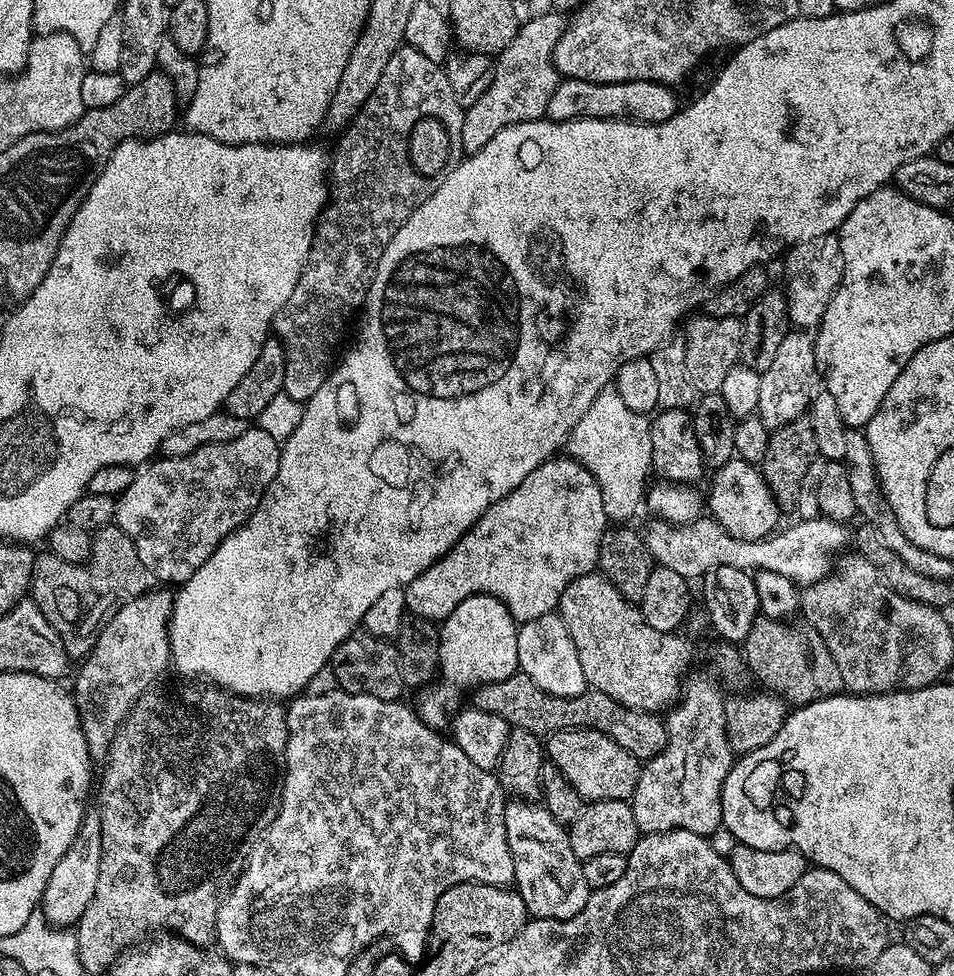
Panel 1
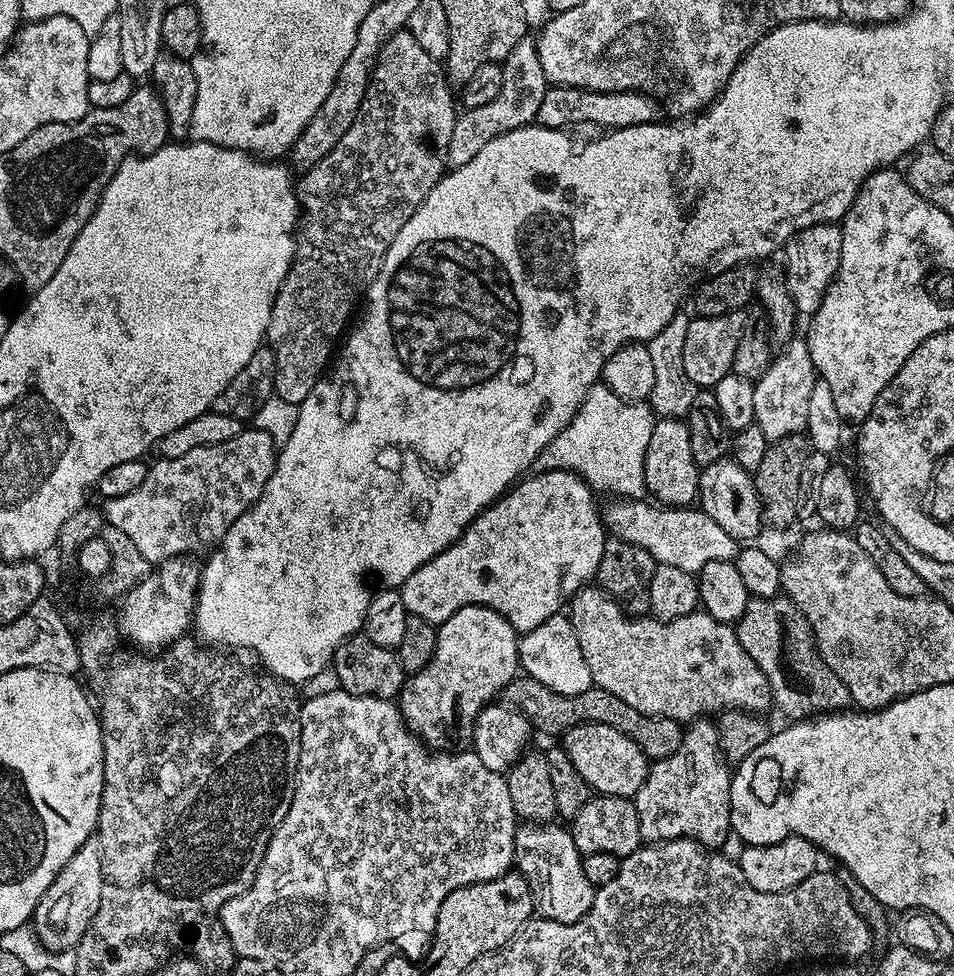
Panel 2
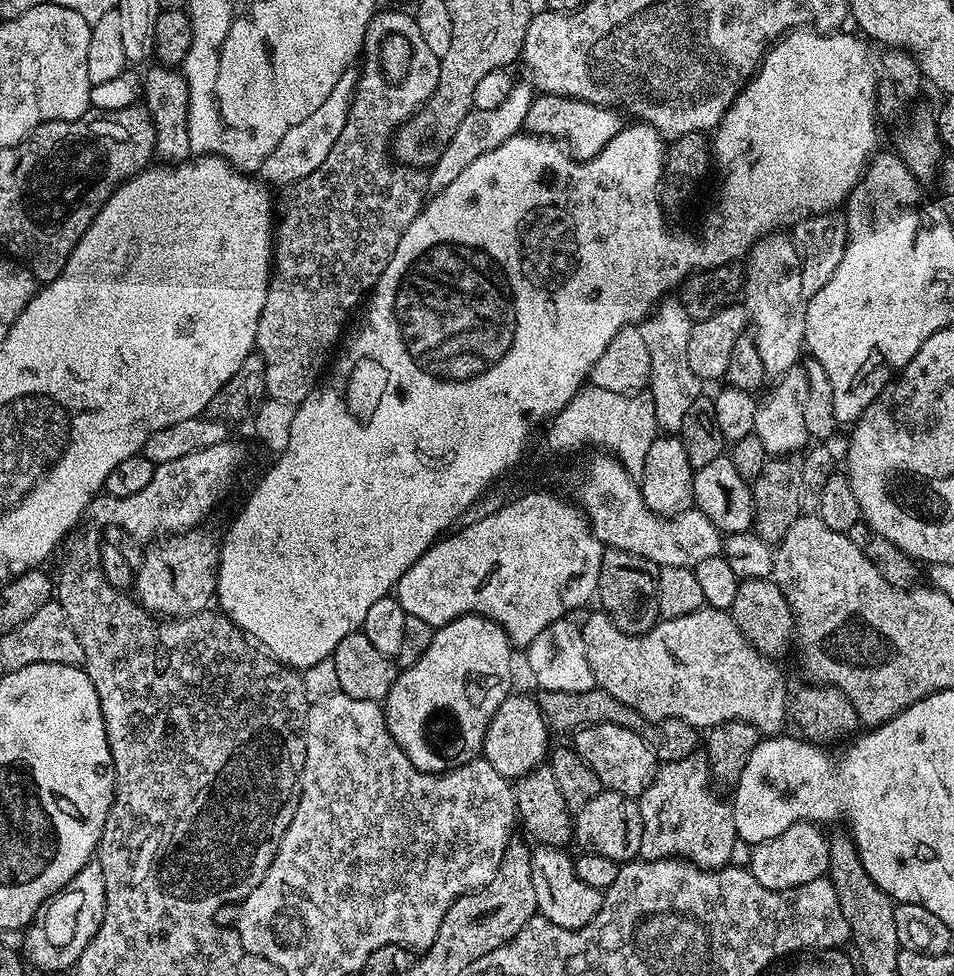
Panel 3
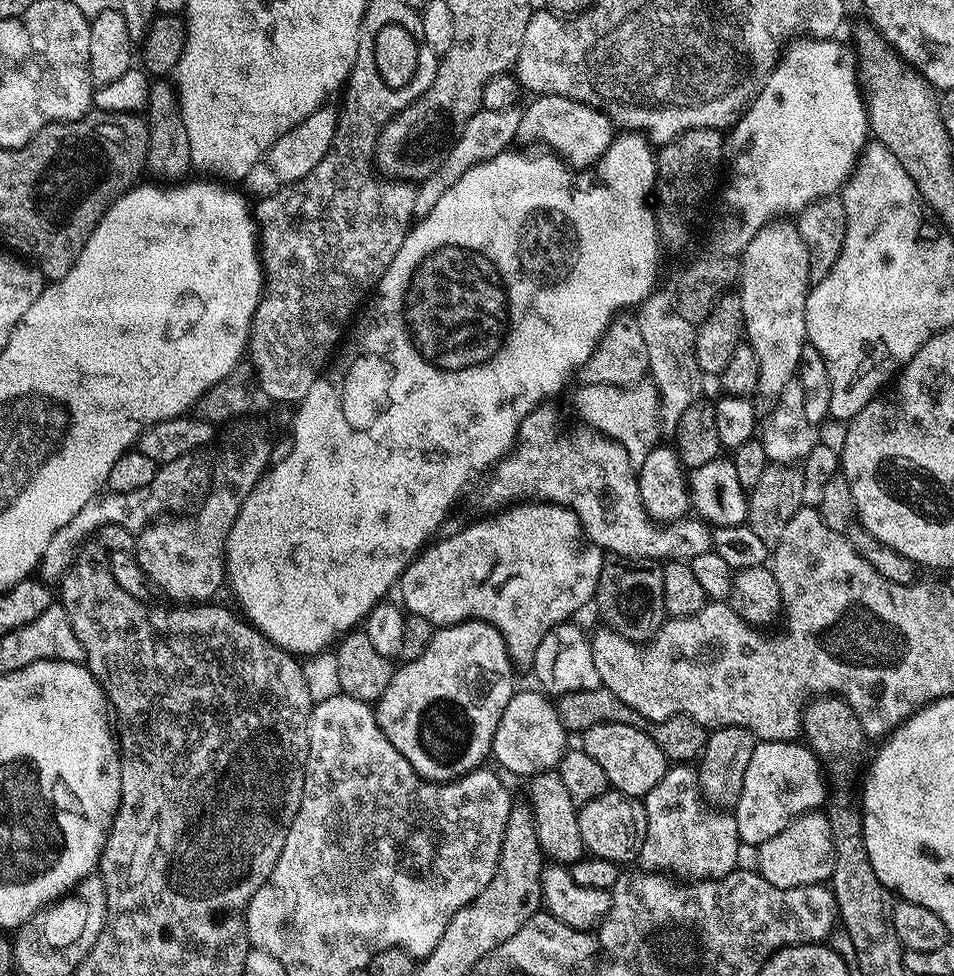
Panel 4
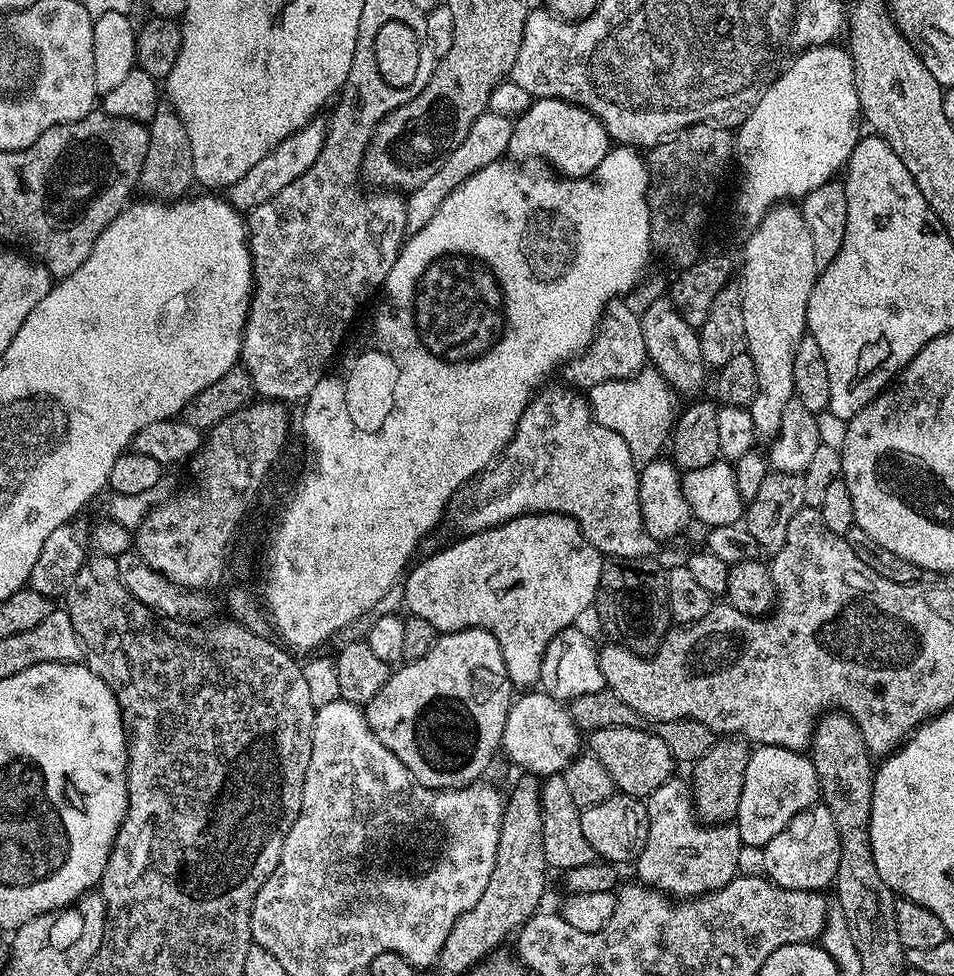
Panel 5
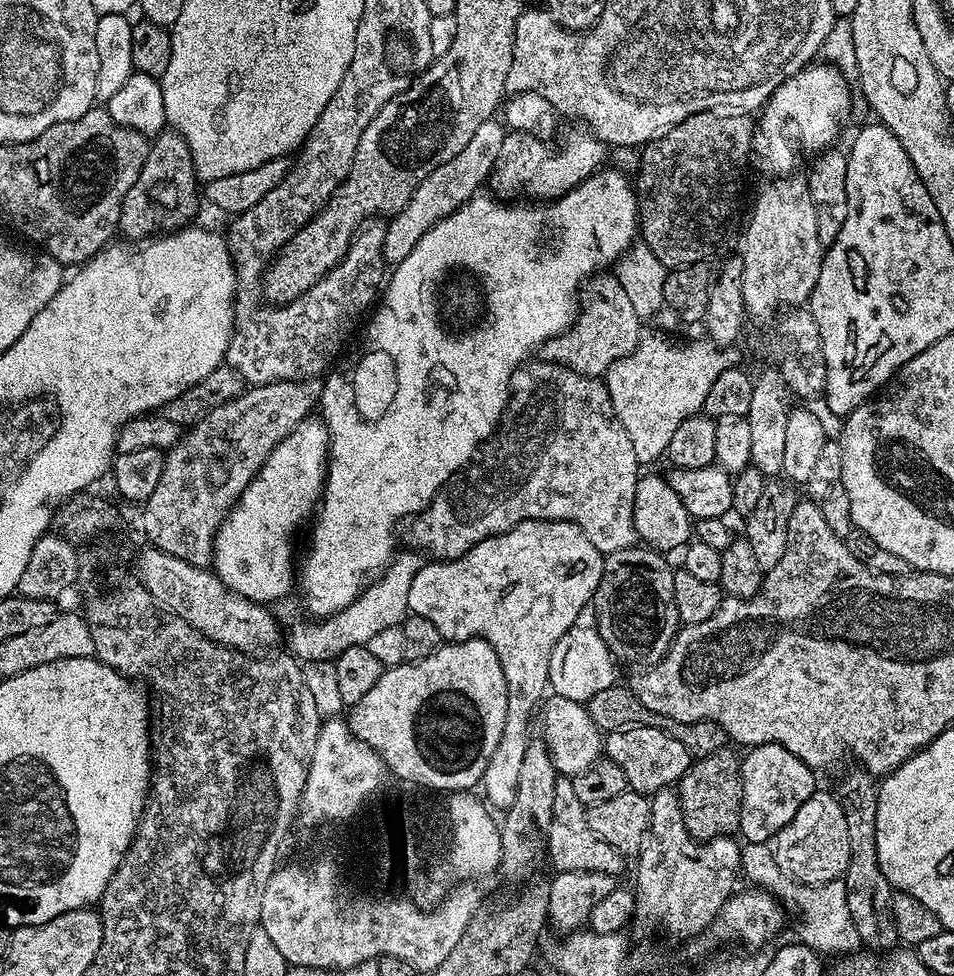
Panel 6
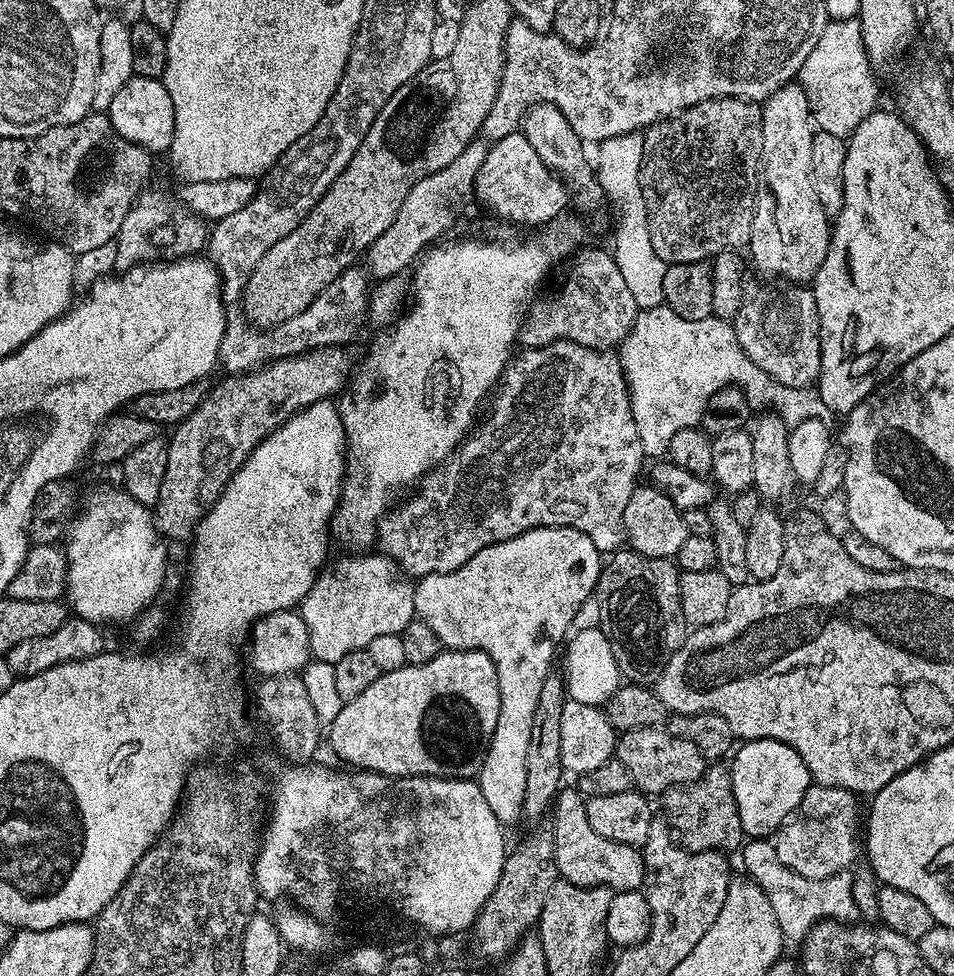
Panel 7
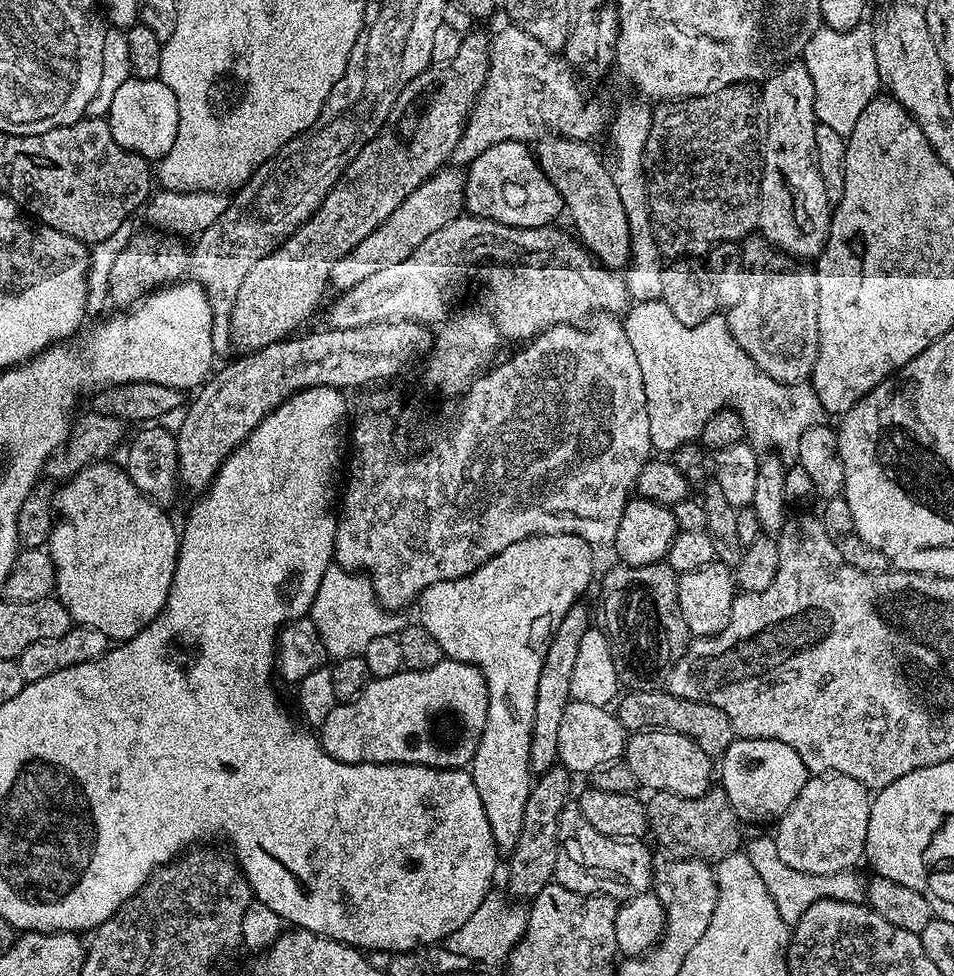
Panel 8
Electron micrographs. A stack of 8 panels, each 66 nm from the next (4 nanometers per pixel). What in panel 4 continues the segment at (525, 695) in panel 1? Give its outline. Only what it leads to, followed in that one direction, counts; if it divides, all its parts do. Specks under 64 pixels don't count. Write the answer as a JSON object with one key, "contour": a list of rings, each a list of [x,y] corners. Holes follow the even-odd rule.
{"contour":[[[606,687],[594,690],[578,690],[577,692],[565,692],[555,701],[556,714],[564,723],[565,729],[572,734],[582,734],[590,730],[590,726],[599,724],[621,724],[622,726],[634,726],[634,730],[642,730],[654,742],[658,742],[658,750],[670,762],[692,762],[704,751],[704,744],[708,741],[708,732],[704,725],[694,722],[688,716],[671,716],[665,720],[647,720],[638,714],[638,710],[630,710],[618,694],[610,694]]]}

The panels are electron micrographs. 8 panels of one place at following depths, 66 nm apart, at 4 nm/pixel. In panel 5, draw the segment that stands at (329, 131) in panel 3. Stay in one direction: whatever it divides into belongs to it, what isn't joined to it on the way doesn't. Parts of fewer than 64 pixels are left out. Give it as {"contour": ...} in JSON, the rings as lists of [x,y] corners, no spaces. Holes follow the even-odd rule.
{"contour":[[[317,118],[311,120],[302,130],[290,134],[290,138],[278,142],[275,150],[266,154],[266,158],[262,158],[262,162],[256,163],[242,178],[238,178],[238,182],[234,182],[226,189],[228,203],[237,212],[247,214],[253,208],[262,206],[262,202],[270,202],[270,198],[274,198],[274,194],[286,190],[286,186],[290,186],[290,182],[294,182],[294,178],[302,178],[302,174],[306,174],[306,170],[310,170],[310,166],[314,166],[314,162],[318,160],[318,154],[322,154],[322,146],[326,142],[327,133],[327,123],[323,119]]]}

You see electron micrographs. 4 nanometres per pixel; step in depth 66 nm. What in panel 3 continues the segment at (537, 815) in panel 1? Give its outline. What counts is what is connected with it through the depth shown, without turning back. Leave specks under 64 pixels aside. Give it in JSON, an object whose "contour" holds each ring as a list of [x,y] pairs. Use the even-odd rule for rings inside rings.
{"contour":[[[551,844],[532,848],[532,877],[536,907],[539,915],[564,929],[581,928],[598,914],[604,901],[601,889],[582,882],[576,873],[575,859],[564,853],[565,849]]]}

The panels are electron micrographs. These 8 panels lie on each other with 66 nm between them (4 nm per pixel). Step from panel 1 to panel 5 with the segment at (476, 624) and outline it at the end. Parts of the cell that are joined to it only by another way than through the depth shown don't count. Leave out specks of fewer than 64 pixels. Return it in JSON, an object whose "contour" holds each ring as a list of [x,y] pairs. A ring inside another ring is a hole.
{"contour":[[[463,628],[457,632],[445,632],[437,635],[432,641],[430,650],[426,650],[426,654],[422,654],[422,658],[417,660],[409,660],[401,663],[389,675],[386,686],[382,686],[382,690],[378,690],[378,694],[374,694],[372,701],[366,705],[366,715],[368,717],[368,725],[374,730],[374,734],[382,746],[386,746],[386,750],[390,750],[402,762],[402,766],[406,766],[406,770],[410,770],[412,777],[422,786],[427,788],[467,788],[469,784],[473,784],[481,779],[480,776],[492,764],[496,752],[501,751],[500,739],[502,738],[502,730],[506,726],[506,714],[510,710],[514,699],[514,685],[508,671],[506,670],[506,662],[502,658],[502,650],[498,646],[498,638],[494,638],[494,634],[490,634],[484,628]]]}

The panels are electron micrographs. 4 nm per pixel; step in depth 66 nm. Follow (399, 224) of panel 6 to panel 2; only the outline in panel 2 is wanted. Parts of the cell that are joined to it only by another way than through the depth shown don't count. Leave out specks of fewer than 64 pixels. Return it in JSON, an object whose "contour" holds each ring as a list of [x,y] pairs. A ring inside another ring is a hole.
{"contour":[[[525,38],[510,50],[510,54],[502,61],[504,81],[502,90],[498,90],[498,98],[494,102],[486,102],[486,106],[464,108],[456,117],[454,134],[446,149],[446,164],[449,169],[461,168],[479,154],[494,138],[506,134],[510,130],[527,128],[536,120],[538,106],[542,106],[542,98],[550,87],[546,74],[542,70],[542,62],[538,60],[536,41]]]}

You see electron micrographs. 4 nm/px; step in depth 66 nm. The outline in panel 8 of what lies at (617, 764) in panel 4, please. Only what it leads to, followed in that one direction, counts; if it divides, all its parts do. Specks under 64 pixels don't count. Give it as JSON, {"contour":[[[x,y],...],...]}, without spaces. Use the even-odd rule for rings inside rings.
{"contour":[[[667,728],[631,733],[627,737],[622,760],[630,766],[630,774],[634,774],[637,785],[652,792],[673,792],[694,798],[709,791],[714,784],[713,757],[708,756],[698,742],[677,732],[669,732]]]}

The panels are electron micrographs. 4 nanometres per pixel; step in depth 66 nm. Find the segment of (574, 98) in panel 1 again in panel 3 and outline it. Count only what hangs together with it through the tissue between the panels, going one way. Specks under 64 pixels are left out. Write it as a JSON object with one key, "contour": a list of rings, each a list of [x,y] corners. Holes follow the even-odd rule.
{"contour":[[[540,94],[532,101],[530,114],[526,114],[524,128],[533,136],[545,138],[565,136],[571,155],[578,160],[589,160],[599,154],[606,146],[606,142],[610,142],[610,138],[614,138],[626,127],[626,120],[620,116],[623,115],[617,109],[604,108],[601,104],[591,104],[569,96]]]}

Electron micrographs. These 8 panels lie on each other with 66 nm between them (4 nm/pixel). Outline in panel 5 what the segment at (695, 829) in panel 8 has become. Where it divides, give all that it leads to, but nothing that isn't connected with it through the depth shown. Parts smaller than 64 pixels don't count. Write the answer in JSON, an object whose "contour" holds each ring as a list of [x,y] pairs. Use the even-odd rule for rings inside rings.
{"contour":[[[731,734],[725,735],[723,738],[717,739],[715,744],[710,746],[710,750],[706,750],[706,754],[702,754],[702,758],[691,765],[690,783],[692,786],[692,805],[696,808],[696,815],[703,823],[709,824],[726,824],[735,821],[738,814],[738,802],[742,798],[742,782],[746,774],[746,766],[750,762],[753,749],[750,747],[749,741]]]}

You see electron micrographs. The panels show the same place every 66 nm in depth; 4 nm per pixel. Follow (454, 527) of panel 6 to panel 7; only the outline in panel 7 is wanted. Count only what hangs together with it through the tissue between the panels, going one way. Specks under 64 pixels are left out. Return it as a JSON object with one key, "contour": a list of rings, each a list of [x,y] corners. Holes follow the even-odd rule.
{"contour":[[[559,340],[541,348],[524,348],[517,351],[504,367],[504,373],[500,375],[500,380],[491,393],[486,415],[464,437],[464,441],[456,447],[456,451],[419,481],[418,487],[411,493],[413,496],[405,504],[397,503],[391,511],[381,516],[376,529],[379,551],[393,559],[400,571],[412,578],[458,570],[458,566],[466,566],[466,562],[470,562],[470,558],[474,558],[478,550],[486,550],[486,546],[506,542],[526,530],[535,528],[582,530],[582,534],[586,534],[586,538],[594,542],[594,546],[601,554],[611,554],[625,543],[626,506],[630,502],[630,494],[634,494],[634,490],[638,487],[638,481],[641,479],[640,463],[645,463],[645,460],[642,442],[636,438],[636,423],[632,403],[628,397],[628,383],[624,380],[624,370],[620,367],[620,358],[615,351],[587,348],[575,344],[573,340]]]}

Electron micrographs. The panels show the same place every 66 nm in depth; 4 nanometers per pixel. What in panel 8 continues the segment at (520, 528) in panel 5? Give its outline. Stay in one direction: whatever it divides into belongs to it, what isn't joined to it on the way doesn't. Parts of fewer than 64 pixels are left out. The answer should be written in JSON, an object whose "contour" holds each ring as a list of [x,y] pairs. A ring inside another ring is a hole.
{"contour":[[[550,534],[549,536],[531,536],[522,542],[514,542],[514,546],[506,546],[502,554],[490,558],[478,570],[466,574],[462,578],[454,578],[446,582],[434,582],[420,595],[418,609],[420,608],[419,623],[423,624],[430,635],[438,642],[438,646],[444,651],[449,660],[474,664],[486,678],[488,683],[488,705],[486,706],[486,726],[482,730],[482,738],[478,742],[478,750],[474,754],[470,771],[474,778],[474,786],[478,786],[478,798],[482,798],[482,810],[486,810],[486,822],[490,822],[490,834],[494,838],[497,849],[501,853],[511,853],[512,848],[518,842],[518,834],[522,834],[522,814],[526,810],[528,801],[528,789],[534,780],[534,773],[530,766],[530,734],[534,730],[534,698],[538,698],[538,673],[542,670],[542,658],[546,658],[546,650],[554,638],[554,630],[566,618],[566,614],[581,599],[580,595],[588,588],[592,580],[592,552],[593,545],[588,544],[582,538],[574,534]]]}

